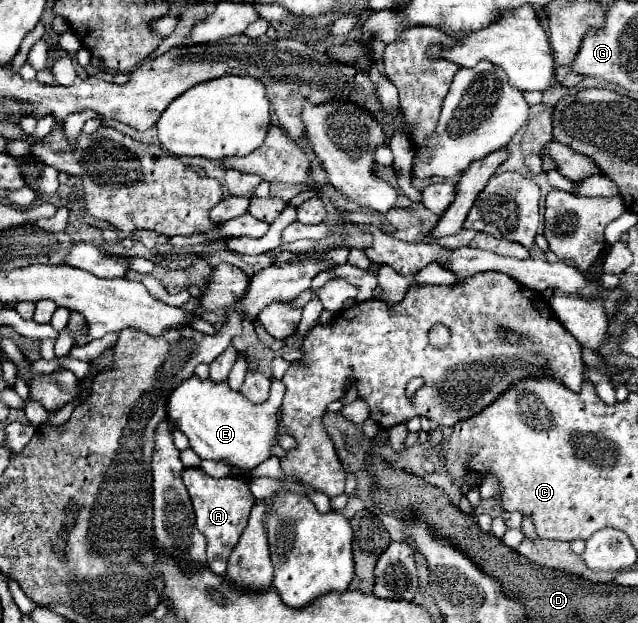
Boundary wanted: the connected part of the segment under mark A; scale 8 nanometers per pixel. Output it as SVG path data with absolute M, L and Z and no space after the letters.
M186 467L182 471L182 479L190 493L192 505L194 505L196 527L208 539L208 549L206 549L208 551L208 567L216 575L224 575L226 567L228 567L228 557L230 557L234 545L238 543L240 533L246 527L250 509L256 503L256 499L252 497L250 487L248 487L246 479L242 479L242 477L214 479L210 475L206 475L200 467Z

